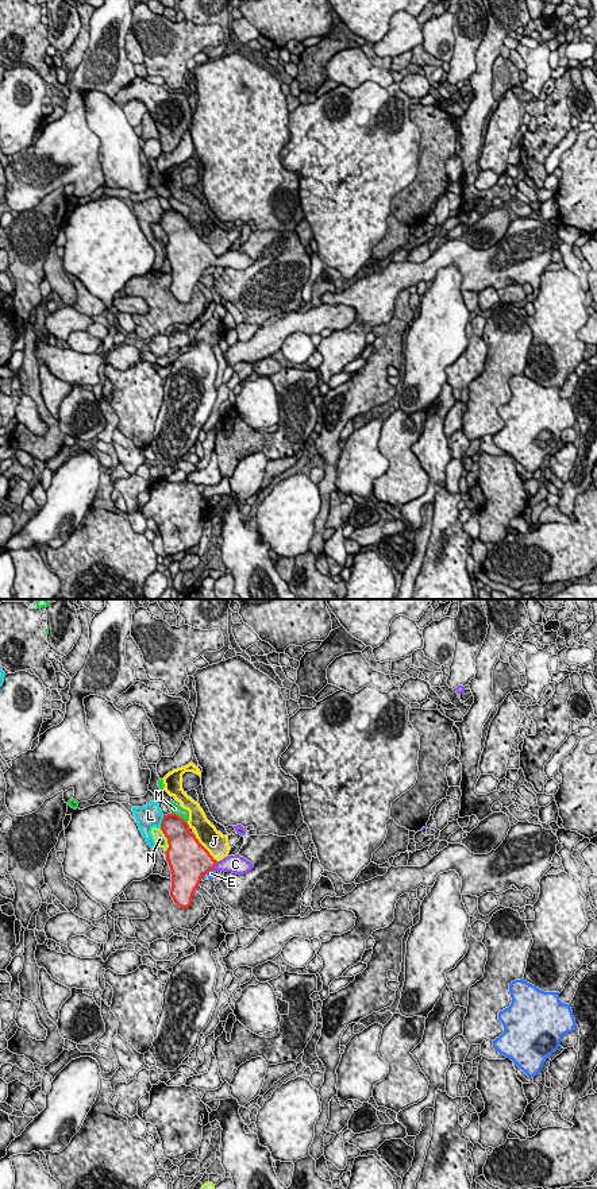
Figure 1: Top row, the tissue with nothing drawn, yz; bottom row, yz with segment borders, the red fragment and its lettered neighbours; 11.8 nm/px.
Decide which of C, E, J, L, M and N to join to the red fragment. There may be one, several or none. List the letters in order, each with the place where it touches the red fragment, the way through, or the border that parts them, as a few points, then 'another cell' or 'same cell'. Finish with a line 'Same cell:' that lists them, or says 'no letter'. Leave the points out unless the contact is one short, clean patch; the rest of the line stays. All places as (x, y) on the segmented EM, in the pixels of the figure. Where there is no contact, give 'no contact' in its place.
C: yz (215, 865) | across yz (195, 860), (215, 865), (235, 864) | same cell
E: yz (210, 869) | along yz (214, 868), (205, 873) | another cell
J: yz (205, 849) | another cell
L: yz (162, 822) | another cell
M: yz (178, 817) | another cell
N: yz (168, 841) | another cell
Same cell: C

